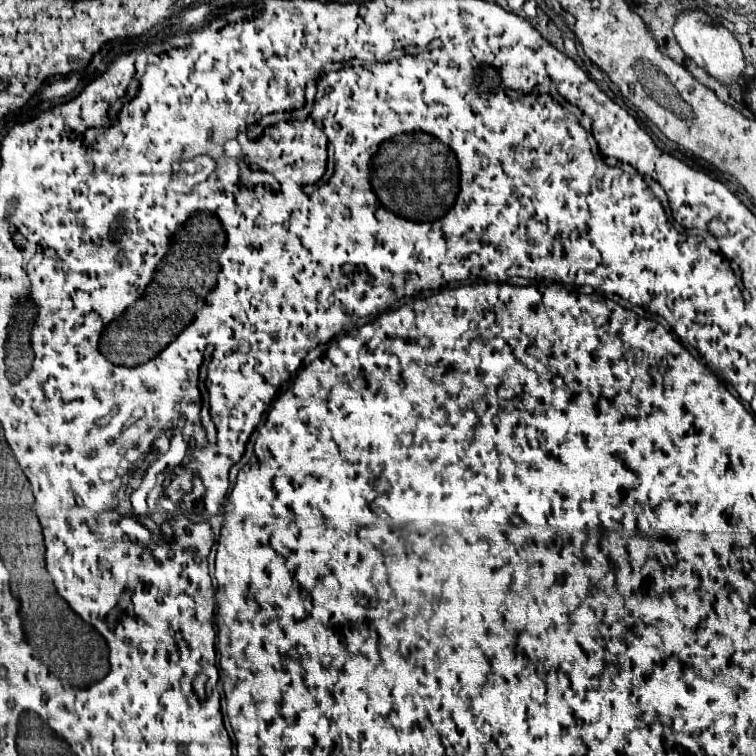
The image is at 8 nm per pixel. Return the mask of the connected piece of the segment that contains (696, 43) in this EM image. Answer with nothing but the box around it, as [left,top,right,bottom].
[674,10,746,86]

